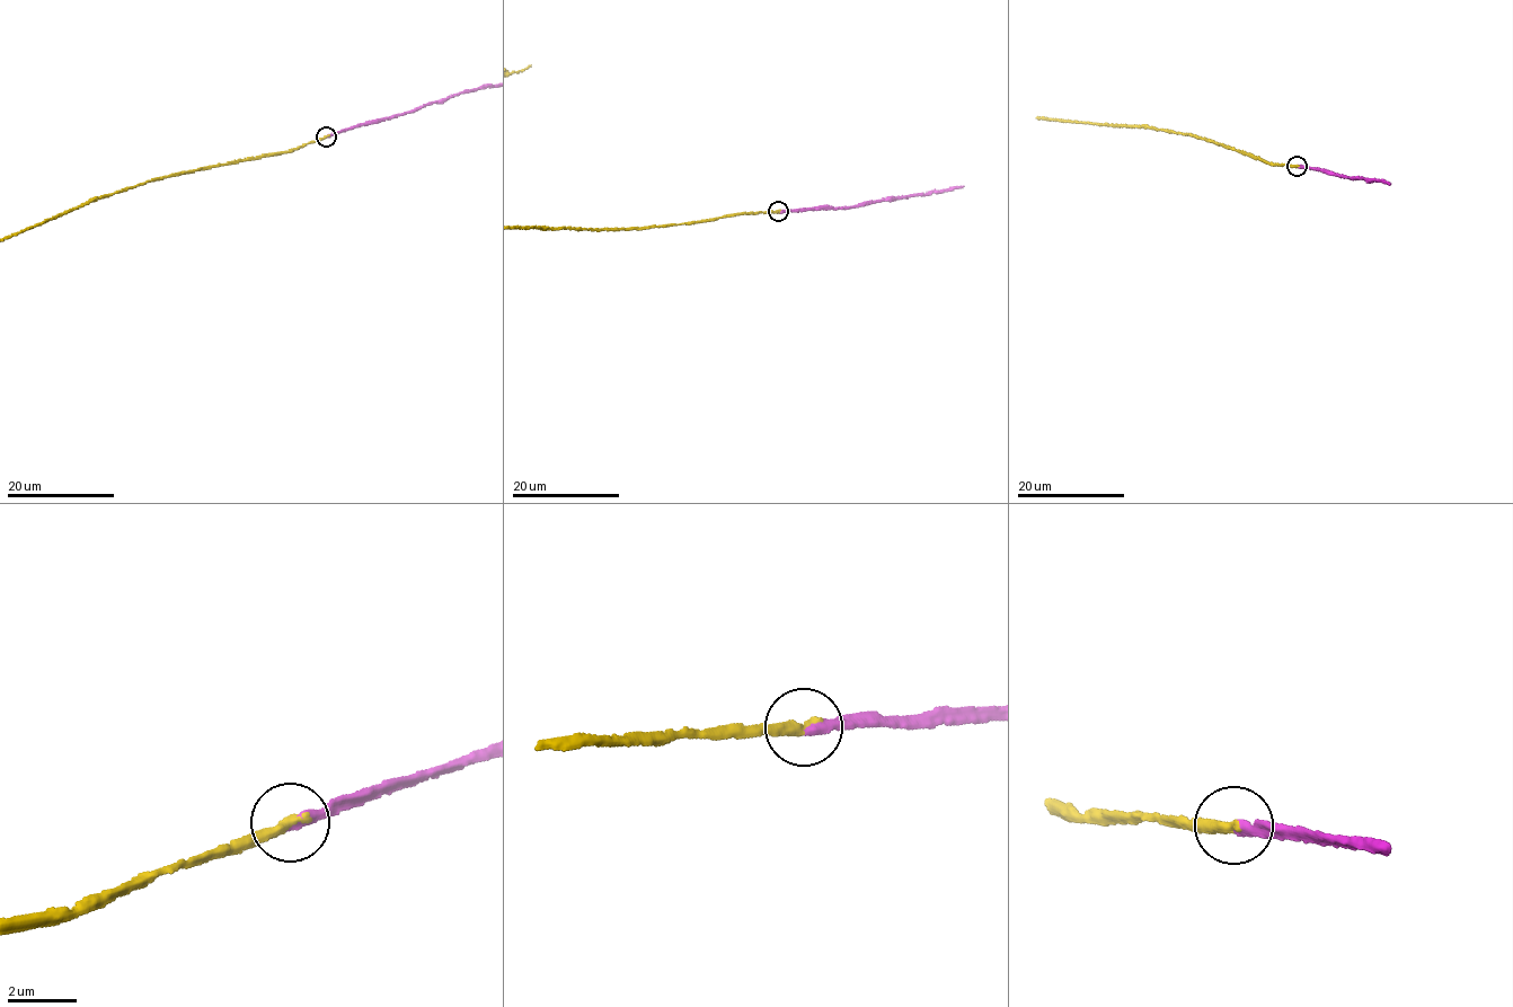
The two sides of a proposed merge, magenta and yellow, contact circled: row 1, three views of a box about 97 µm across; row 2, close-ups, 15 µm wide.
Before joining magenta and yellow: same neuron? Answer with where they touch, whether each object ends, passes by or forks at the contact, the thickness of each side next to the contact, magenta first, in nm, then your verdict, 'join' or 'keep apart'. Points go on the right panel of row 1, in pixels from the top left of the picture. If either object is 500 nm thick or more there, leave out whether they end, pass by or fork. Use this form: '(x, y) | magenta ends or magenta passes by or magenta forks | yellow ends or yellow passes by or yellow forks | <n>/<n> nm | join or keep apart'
(1297, 166) | magenta ends | yellow ends | 320/340 nm | join

